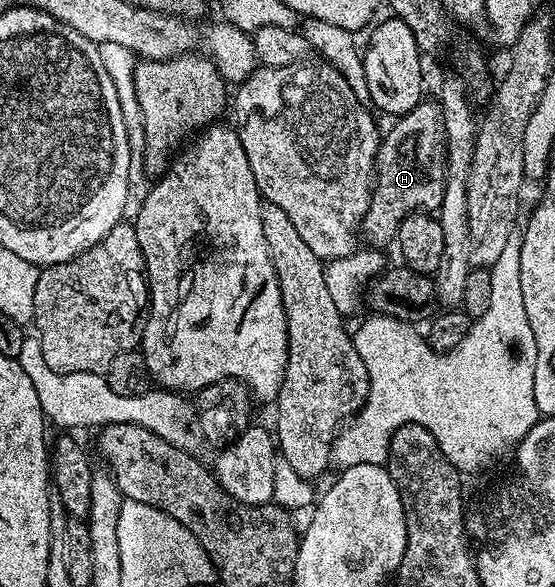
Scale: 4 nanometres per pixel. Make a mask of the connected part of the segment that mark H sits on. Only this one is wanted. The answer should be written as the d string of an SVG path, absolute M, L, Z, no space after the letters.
M421 101L407 115L394 120L395 128L382 136L379 155L375 159L375 182L371 192L371 208L365 213L361 228L362 238L367 238L372 248L386 248L386 243L396 242L401 221L419 212L438 212L443 199L444 180L447 178L447 153L444 147L443 113L438 102Z

